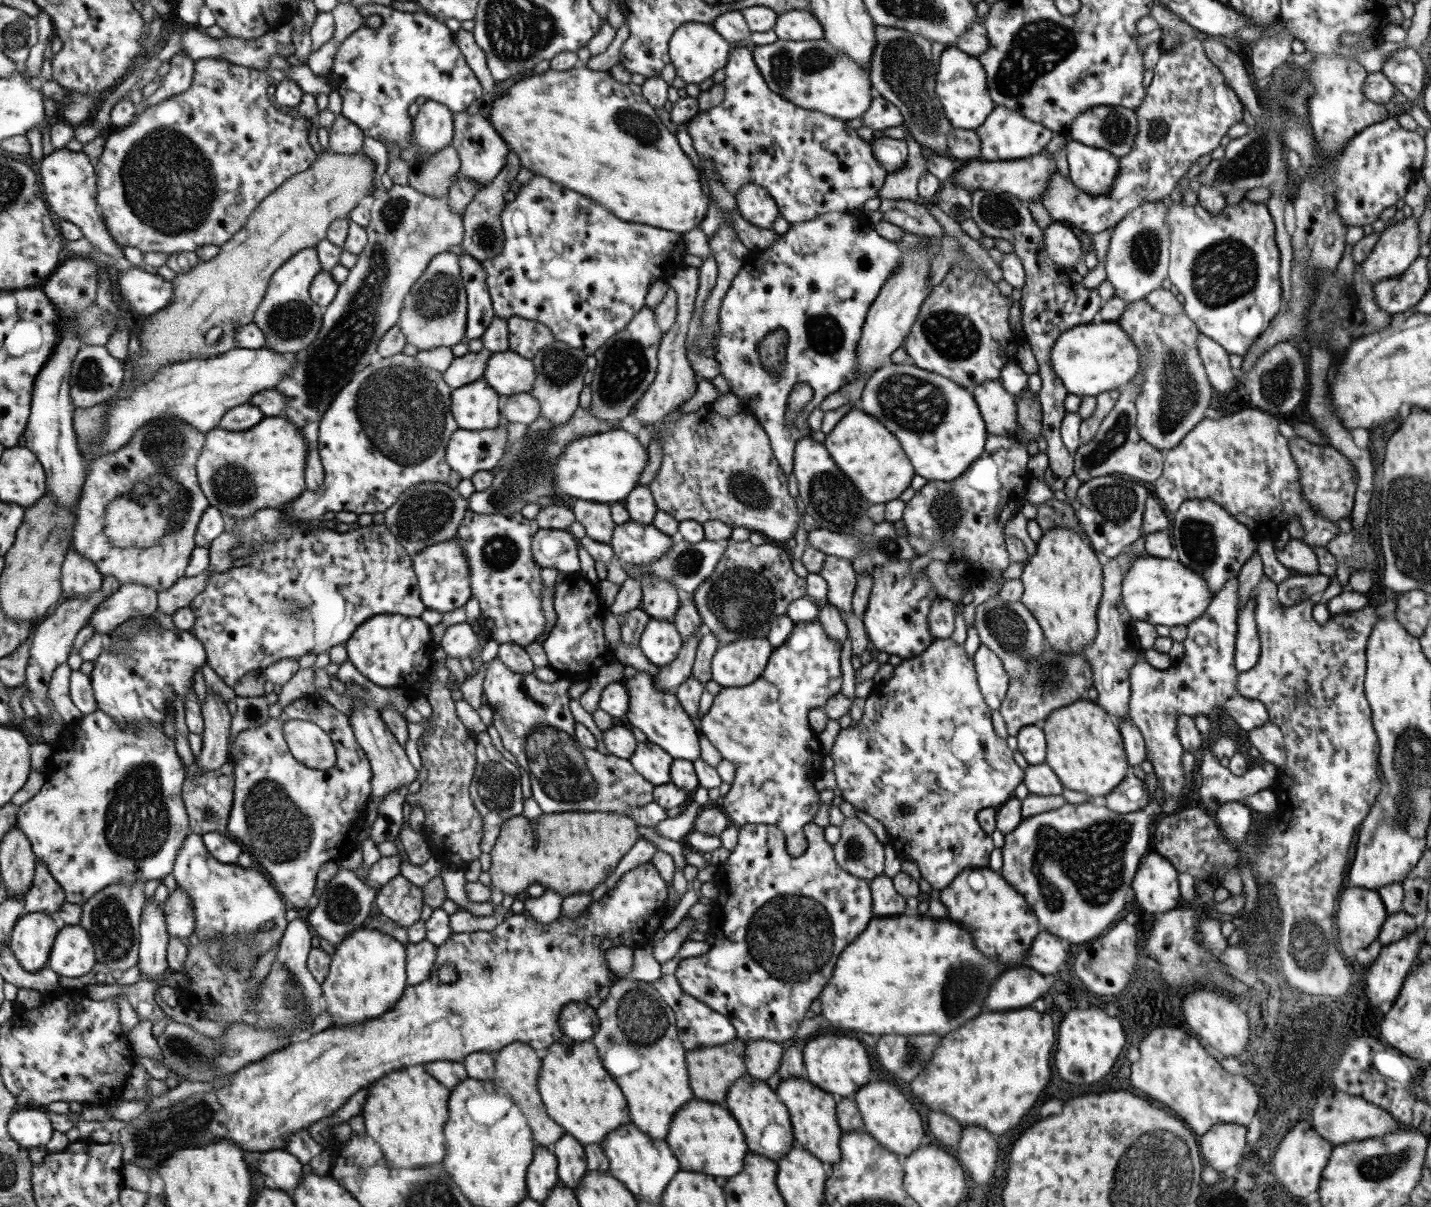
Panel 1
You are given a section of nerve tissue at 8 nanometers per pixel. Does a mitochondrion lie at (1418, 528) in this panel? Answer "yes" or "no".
yes

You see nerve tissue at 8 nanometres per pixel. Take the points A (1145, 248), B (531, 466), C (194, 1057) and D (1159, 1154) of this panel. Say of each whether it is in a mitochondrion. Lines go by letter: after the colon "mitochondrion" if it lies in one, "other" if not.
A: mitochondrion
B: mitochondrion
C: mitochondrion
D: mitochondrion

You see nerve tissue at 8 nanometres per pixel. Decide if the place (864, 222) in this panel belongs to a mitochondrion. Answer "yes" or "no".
no

